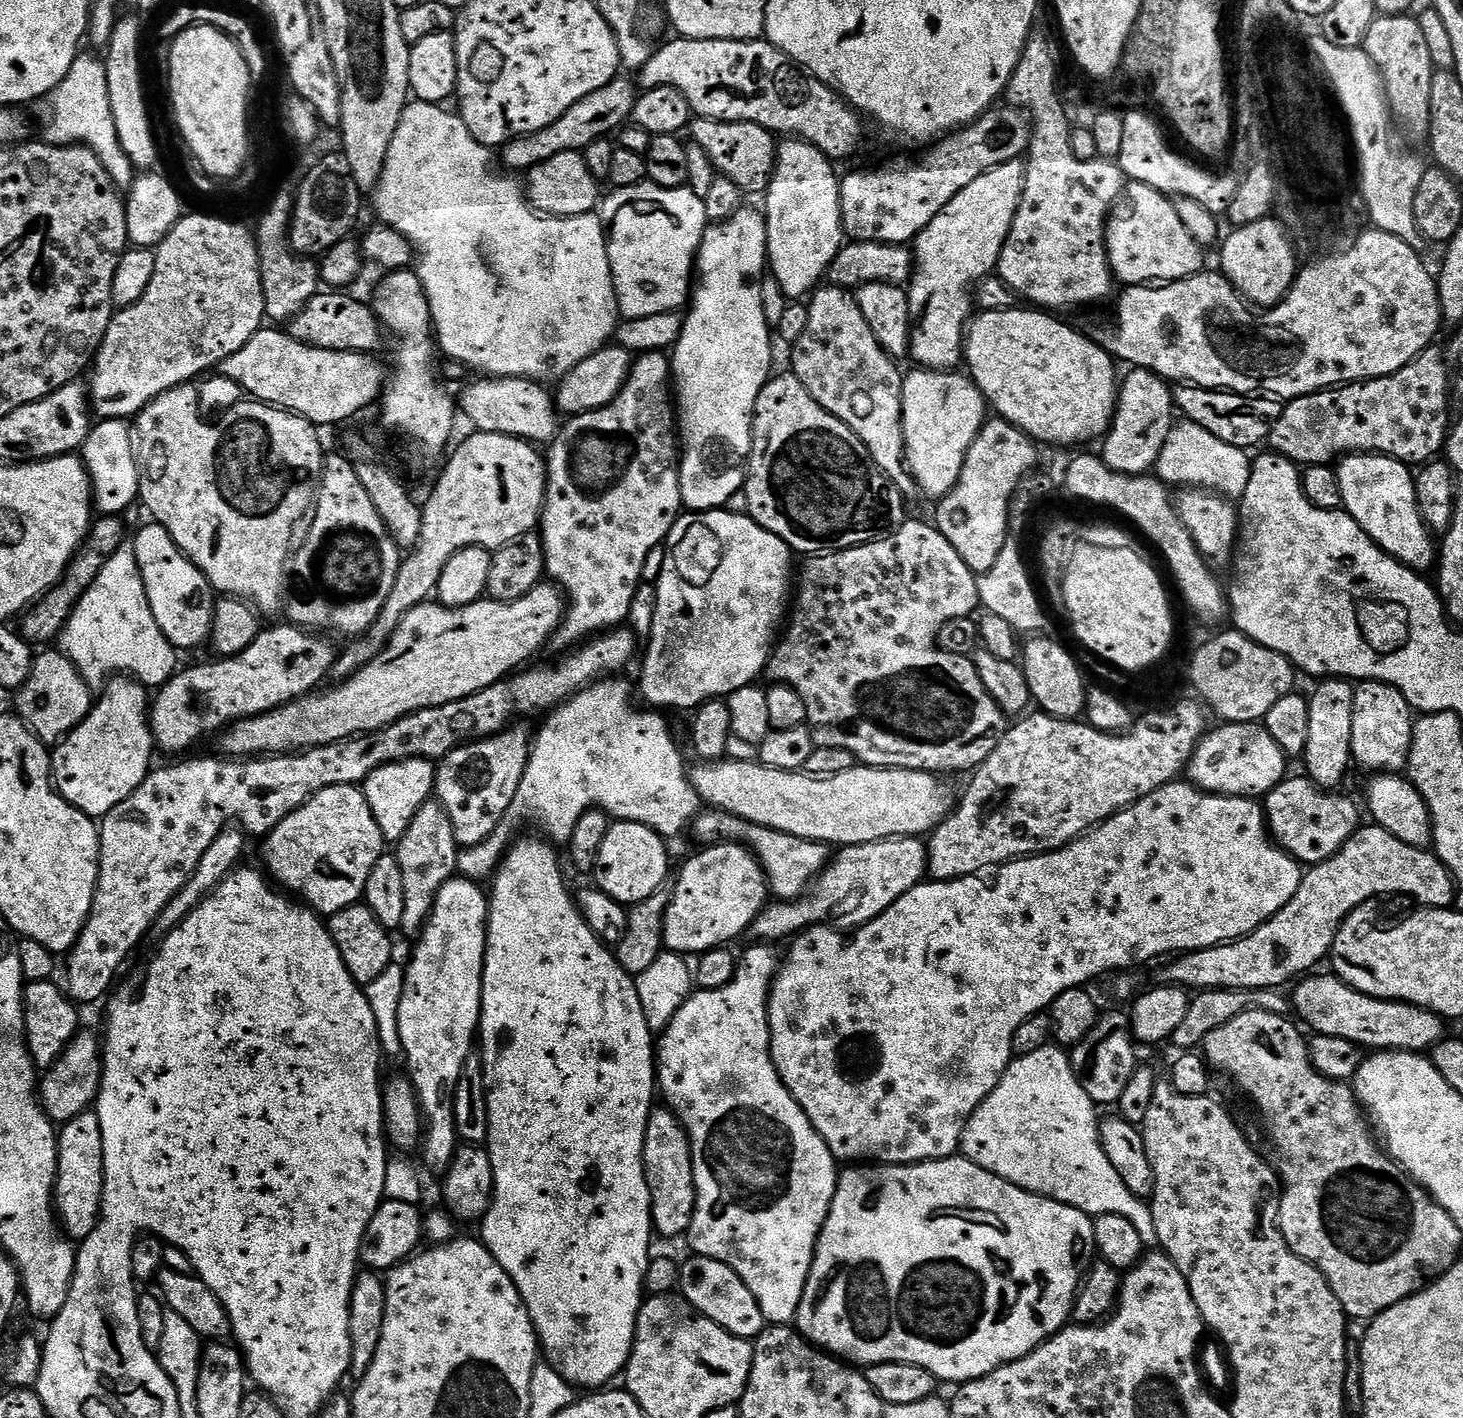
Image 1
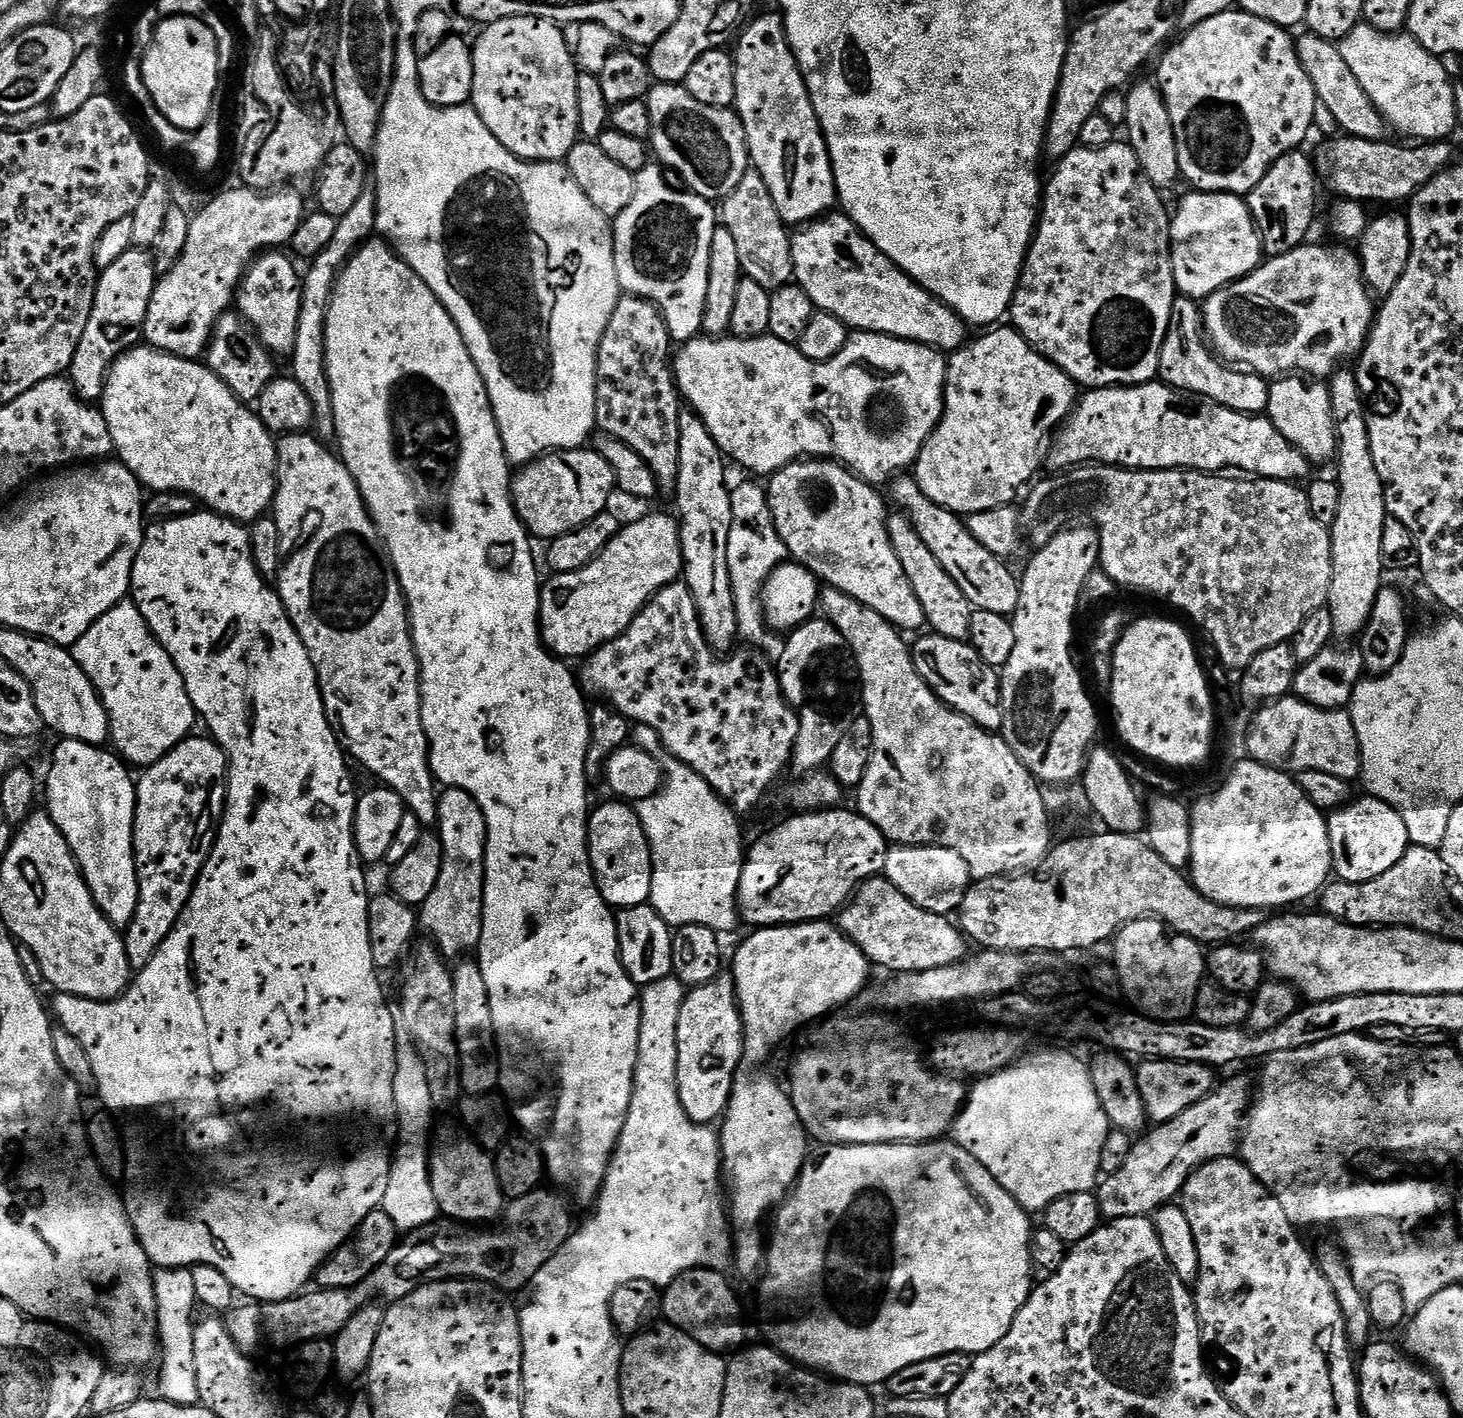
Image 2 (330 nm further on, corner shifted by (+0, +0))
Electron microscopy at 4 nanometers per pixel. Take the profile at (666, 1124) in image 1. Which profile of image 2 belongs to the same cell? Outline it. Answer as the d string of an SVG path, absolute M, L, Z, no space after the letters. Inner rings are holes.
M730 974L691 989L678 1011L678 1074L676 1089L686 1118L699 1124L715 1125L728 1108L732 1083L744 1059L744 1023L736 1003L736 983Z

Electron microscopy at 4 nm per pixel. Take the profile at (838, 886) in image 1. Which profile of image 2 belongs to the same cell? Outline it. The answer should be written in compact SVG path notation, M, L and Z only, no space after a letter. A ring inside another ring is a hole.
M898 844L889 847L882 874L894 882L894 886L898 886L898 890L902 890L902 894L914 902L914 906L939 916L948 916L959 909L972 880L966 862L962 862L962 854L934 844Z

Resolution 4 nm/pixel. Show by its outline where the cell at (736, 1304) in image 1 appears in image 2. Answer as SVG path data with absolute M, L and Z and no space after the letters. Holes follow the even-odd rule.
M695 1268L676 1276L674 1282L662 1292L663 1319L690 1334L690 1338L694 1338L694 1342L698 1342L703 1348L721 1354L731 1353L745 1343L740 1304L726 1277L727 1275L714 1272L711 1268Z

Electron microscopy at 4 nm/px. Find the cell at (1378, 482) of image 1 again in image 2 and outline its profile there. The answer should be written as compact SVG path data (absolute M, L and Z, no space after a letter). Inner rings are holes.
M1296 374L1277 379L1268 390L1266 415L1282 438L1302 450L1304 457L1313 465L1335 461L1336 419L1332 417L1332 399L1327 383L1313 382Z

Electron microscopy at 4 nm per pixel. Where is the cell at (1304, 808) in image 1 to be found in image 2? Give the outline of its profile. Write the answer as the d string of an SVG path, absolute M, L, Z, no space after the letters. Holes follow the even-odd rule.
M1361 796L1361 800L1349 799L1347 804L1335 812L1327 813L1332 870L1335 879L1345 884L1370 882L1370 878L1386 874L1386 870L1398 863L1410 847L1402 814L1376 796Z

